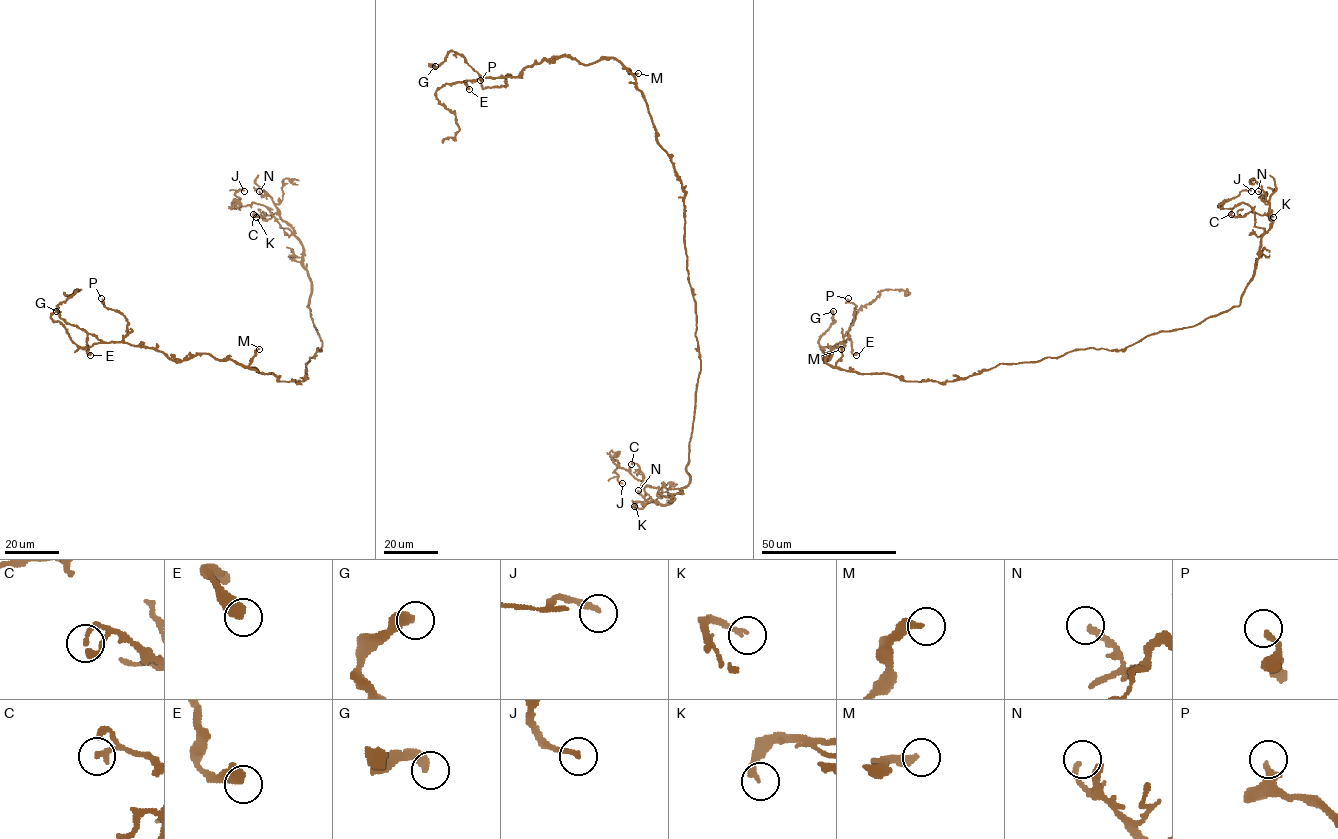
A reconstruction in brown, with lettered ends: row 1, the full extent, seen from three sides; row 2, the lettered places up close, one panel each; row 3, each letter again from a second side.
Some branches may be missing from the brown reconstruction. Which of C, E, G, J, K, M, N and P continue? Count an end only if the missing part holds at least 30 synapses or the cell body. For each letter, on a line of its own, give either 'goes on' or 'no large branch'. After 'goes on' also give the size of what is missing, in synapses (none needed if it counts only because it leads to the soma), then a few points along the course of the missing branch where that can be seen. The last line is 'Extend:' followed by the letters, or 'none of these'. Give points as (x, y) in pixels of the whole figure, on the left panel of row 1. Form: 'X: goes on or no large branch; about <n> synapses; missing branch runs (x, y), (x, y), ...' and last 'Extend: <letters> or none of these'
C: no large branch
E: no large branch
G: no large branch
J: no large branch
K: no large branch
M: no large branch
N: no large branch
P: no large branch
Extend: none of these

